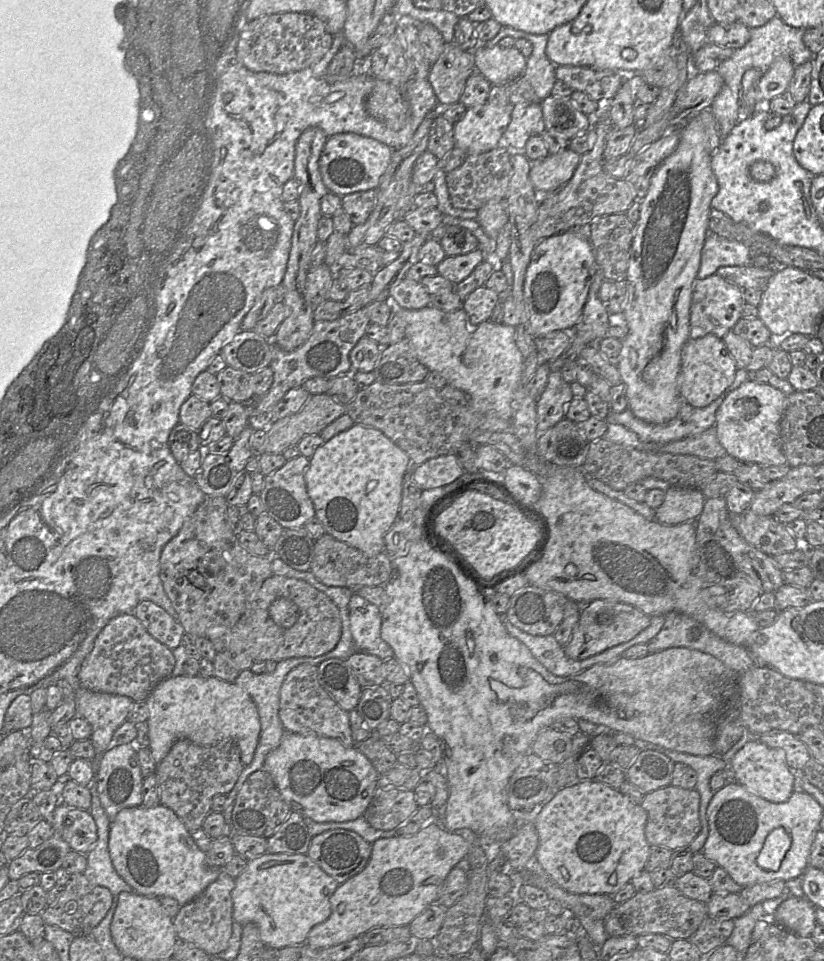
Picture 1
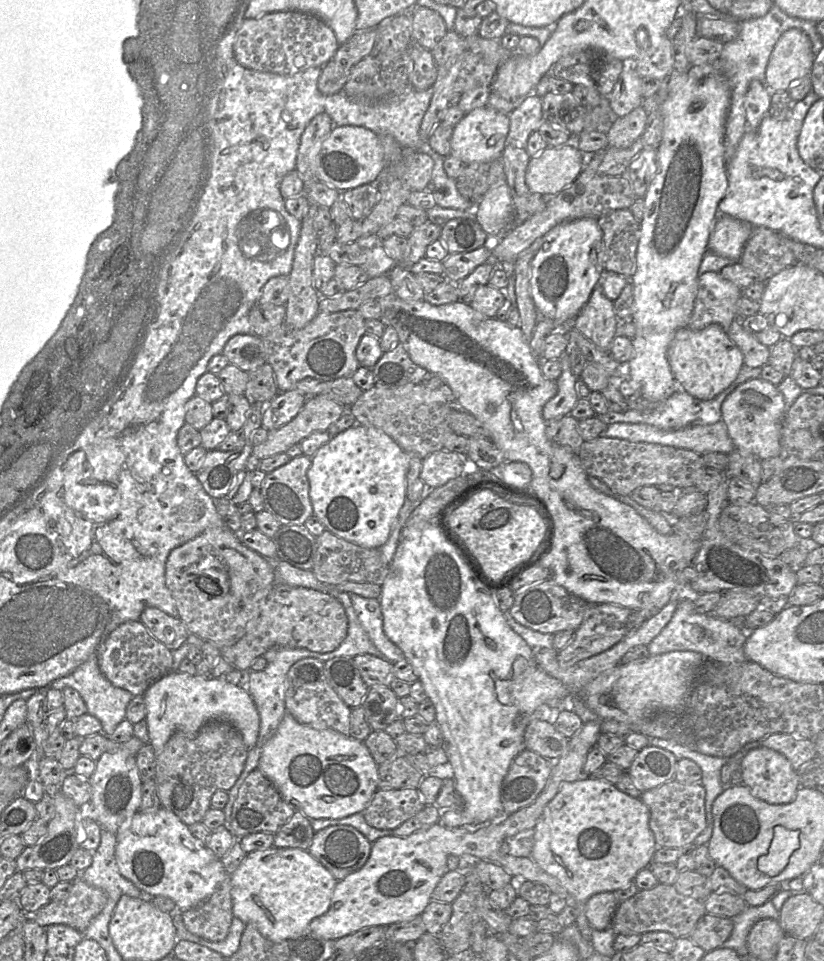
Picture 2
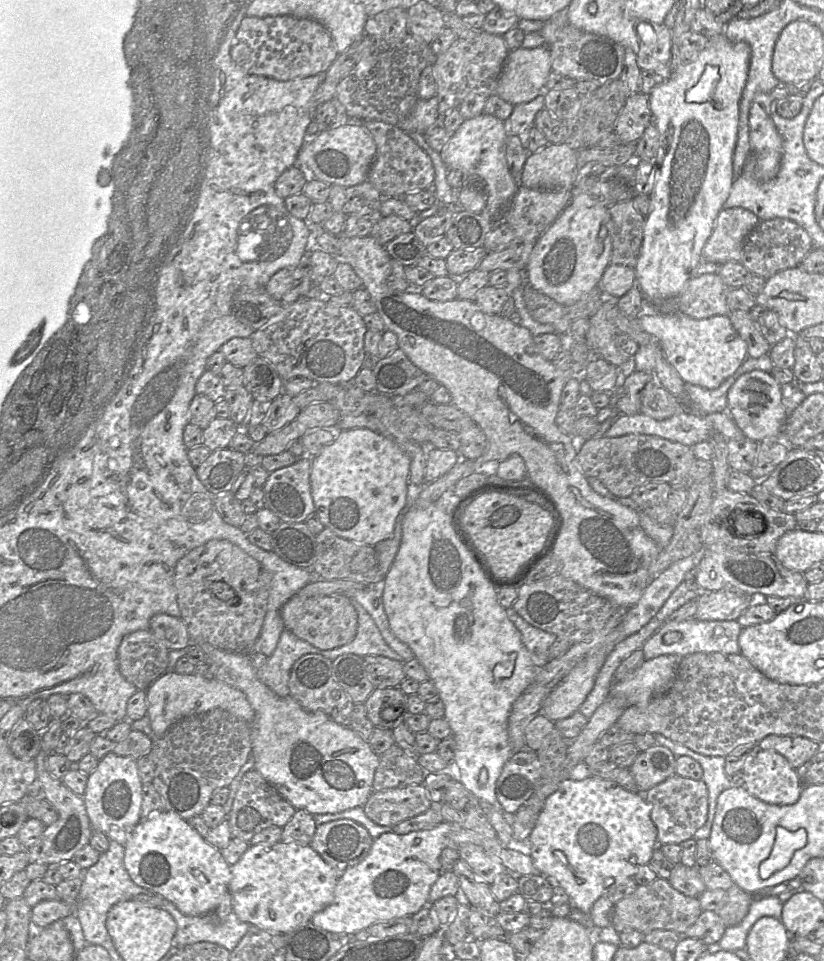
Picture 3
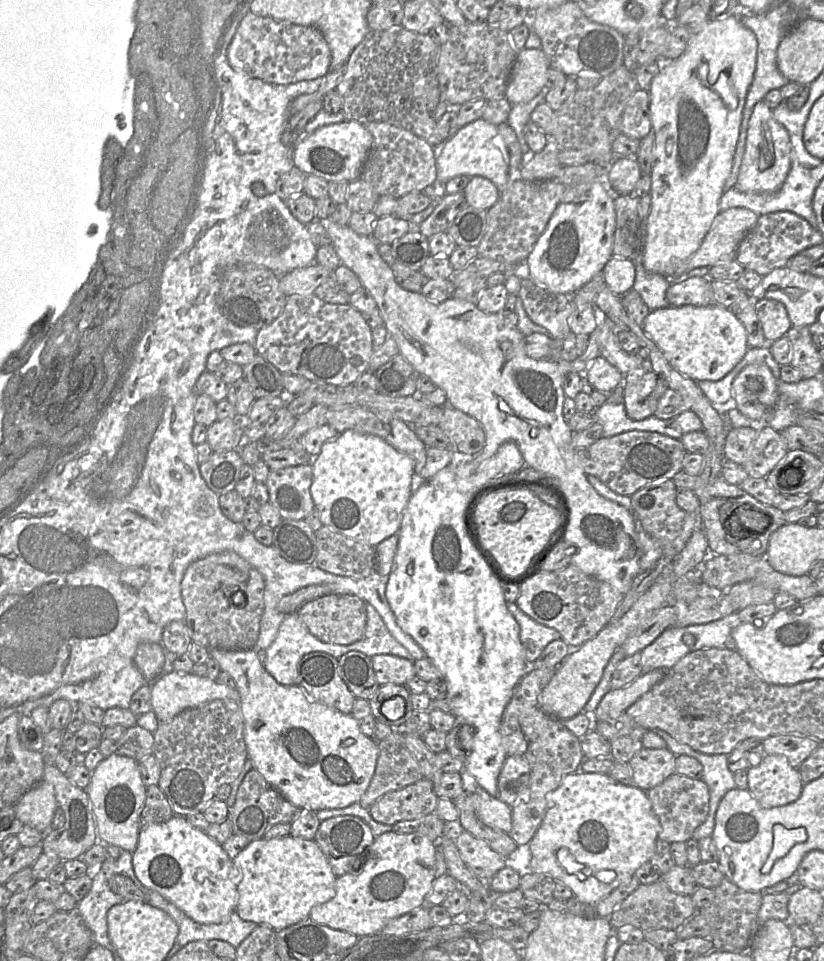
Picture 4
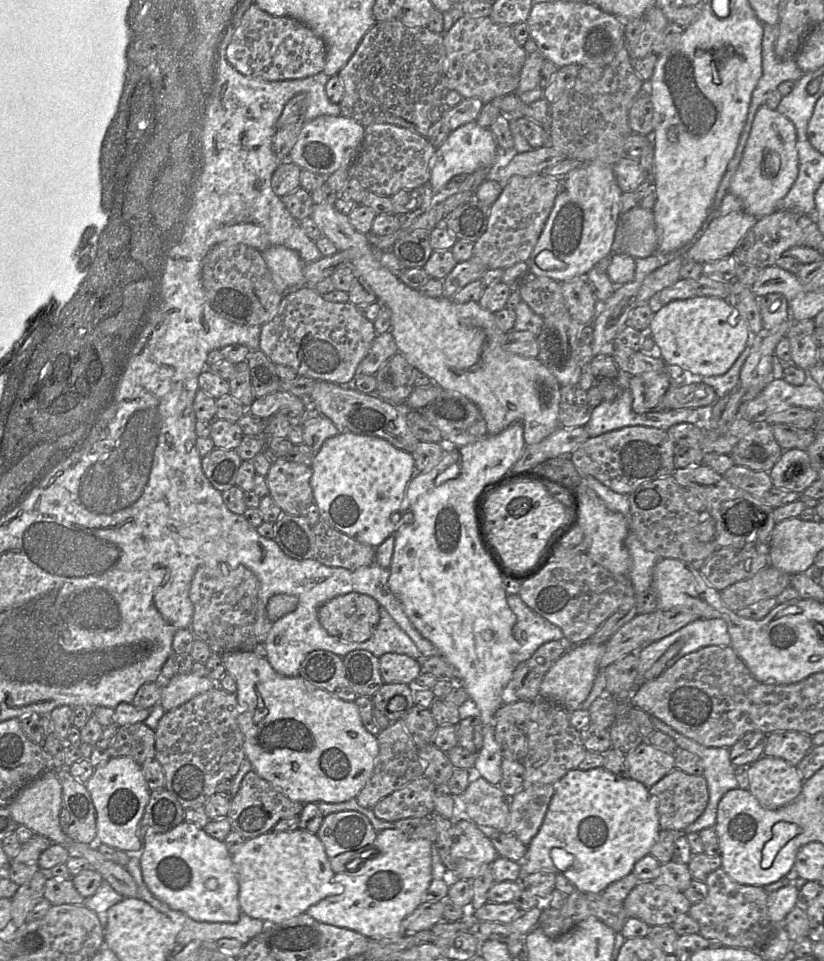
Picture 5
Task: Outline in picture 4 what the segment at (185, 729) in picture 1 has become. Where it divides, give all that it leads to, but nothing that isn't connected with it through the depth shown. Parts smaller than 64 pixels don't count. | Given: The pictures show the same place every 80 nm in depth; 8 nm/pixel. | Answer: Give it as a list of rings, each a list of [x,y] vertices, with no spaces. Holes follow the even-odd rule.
[[[170,672],[151,684],[151,708],[159,723],[167,722],[181,711],[216,700],[239,702],[236,688],[192,673]]]

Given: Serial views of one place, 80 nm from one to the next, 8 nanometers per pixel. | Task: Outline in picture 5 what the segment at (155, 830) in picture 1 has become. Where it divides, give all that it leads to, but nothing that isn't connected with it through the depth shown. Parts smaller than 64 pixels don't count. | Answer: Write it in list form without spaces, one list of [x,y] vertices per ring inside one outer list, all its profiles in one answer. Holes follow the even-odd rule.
[[[183,821],[164,833],[147,833],[139,854],[142,878],[149,891],[171,909],[197,922],[235,923],[240,919],[239,885],[232,855],[223,841]]]

